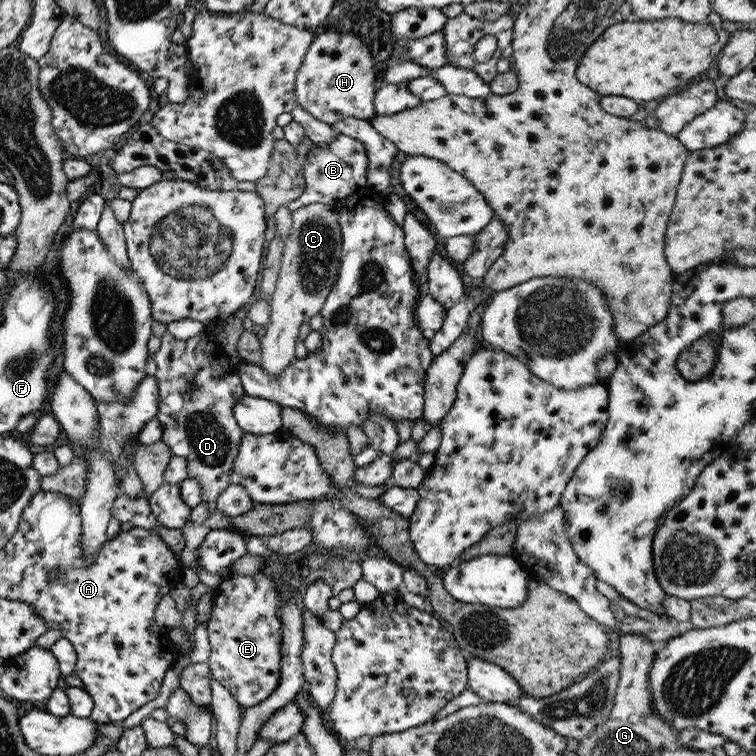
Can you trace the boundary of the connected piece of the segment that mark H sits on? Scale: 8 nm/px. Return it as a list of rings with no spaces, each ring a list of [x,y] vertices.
[[[324,29],[314,36],[294,79],[296,104],[325,124],[353,117],[369,120],[374,114],[373,85],[376,75],[371,69],[371,52],[359,34]]]

